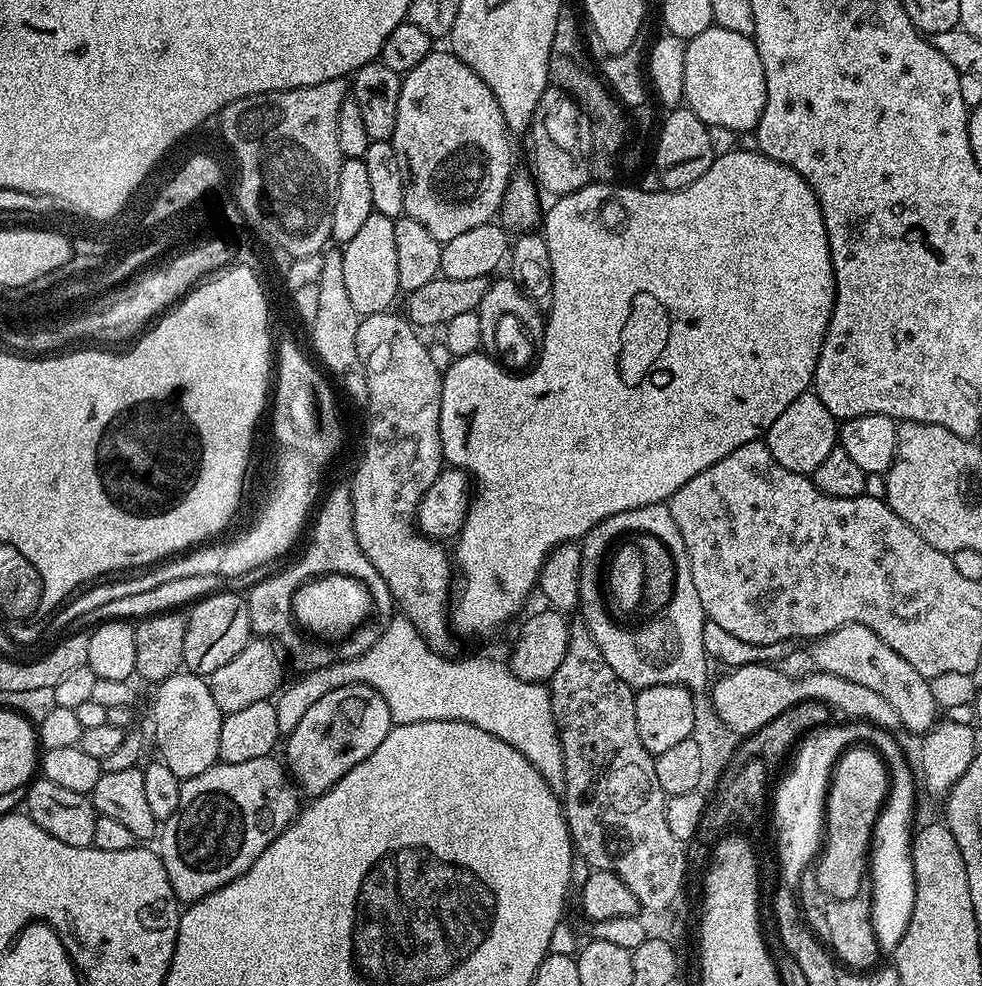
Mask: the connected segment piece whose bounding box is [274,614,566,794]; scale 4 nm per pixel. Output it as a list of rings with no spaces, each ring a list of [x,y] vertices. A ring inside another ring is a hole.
[[[403,614],[393,615],[384,628],[383,634],[378,638],[378,642],[374,642],[374,646],[370,646],[370,650],[366,650],[361,656],[356,657],[354,660],[339,660],[336,664],[315,668],[313,672],[305,672],[299,678],[296,678],[300,680],[294,681],[289,688],[287,685],[274,700],[276,713],[278,714],[278,730],[281,734],[292,732],[294,726],[298,726],[299,720],[306,715],[306,710],[310,710],[310,706],[314,706],[314,702],[318,702],[318,698],[322,698],[322,694],[330,694],[330,690],[338,690],[347,684],[365,684],[373,688],[378,694],[382,694],[383,700],[386,701],[386,707],[390,709],[390,718],[393,725],[409,724],[410,722],[470,722],[474,726],[478,726],[478,730],[486,730],[486,734],[494,734],[494,738],[502,738],[502,742],[507,742],[509,746],[514,746],[514,750],[518,750],[518,754],[522,754],[526,758],[526,762],[530,762],[530,766],[534,766],[534,770],[538,770],[538,774],[542,774],[542,778],[546,778],[550,790],[554,790],[557,794],[563,793],[564,783],[566,782],[566,762],[562,758],[562,742],[558,738],[558,730],[554,722],[551,691],[543,683],[523,681],[522,678],[511,671],[509,665],[503,659],[502,661],[491,660],[488,656],[468,656],[465,660],[446,659],[448,658],[445,655],[433,651],[432,647],[421,638],[414,626],[414,622],[410,622],[410,618],[406,618]]]

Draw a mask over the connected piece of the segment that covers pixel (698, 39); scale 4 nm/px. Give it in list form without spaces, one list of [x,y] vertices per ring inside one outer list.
[[[713,26],[687,41],[687,45],[683,103],[703,124],[726,126],[726,130],[734,130],[738,134],[751,133],[762,118],[762,110],[766,106],[766,74],[762,70],[762,58],[758,58],[755,39],[734,34],[734,30]]]

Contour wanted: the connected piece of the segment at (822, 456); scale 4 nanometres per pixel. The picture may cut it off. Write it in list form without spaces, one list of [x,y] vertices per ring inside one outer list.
[[[809,390],[794,398],[794,402],[790,402],[790,406],[786,406],[786,410],[782,410],[778,418],[774,418],[766,433],[766,443],[770,454],[782,467],[808,476],[814,470],[818,470],[818,466],[822,466],[822,461],[826,459],[826,454],[830,454],[830,450],[838,447],[838,421],[830,414],[830,410],[826,410],[826,406],[822,406],[815,391]]]

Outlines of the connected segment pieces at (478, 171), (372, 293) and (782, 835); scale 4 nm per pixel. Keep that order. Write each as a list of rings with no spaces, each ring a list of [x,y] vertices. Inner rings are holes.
[[[434,50],[426,58],[422,58],[422,62],[418,62],[418,66],[414,66],[414,70],[403,73],[398,94],[398,122],[394,126],[394,134],[390,141],[404,171],[404,211],[406,215],[414,218],[414,222],[419,222],[421,226],[426,226],[426,230],[430,230],[430,234],[434,234],[434,238],[438,238],[441,245],[450,242],[450,238],[464,233],[465,230],[474,230],[474,226],[493,223],[497,219],[508,181],[514,175],[512,144],[508,139],[510,139],[508,123],[506,118],[502,118],[502,106],[498,106],[498,98],[494,98],[490,86],[486,86],[486,82],[482,82],[482,78],[478,78],[478,74],[474,74],[474,70],[470,70],[470,66],[466,66],[466,62],[462,62],[448,50],[444,50],[444,52]]]
[[[373,211],[370,218],[359,228],[358,234],[343,245],[342,275],[346,278],[346,291],[350,293],[350,303],[358,310],[361,318],[387,312],[393,307],[400,287],[398,286],[398,253],[394,247],[394,226],[396,220]]]
[[[829,722],[822,728],[814,728],[807,736],[799,741],[798,747],[795,749],[794,755],[791,757],[792,765],[788,768],[788,773],[780,780],[780,785],[776,788],[776,793],[771,793],[770,804],[772,800],[772,824],[776,827],[776,860],[780,863],[780,879],[779,883],[790,889],[799,889],[800,879],[804,876],[804,871],[813,867],[814,861],[817,859],[818,853],[822,847],[822,837],[824,834],[824,826],[826,823],[826,801],[828,799],[828,786],[832,779],[832,771],[836,768],[836,763],[840,760],[840,755],[849,748],[857,746],[867,746],[873,748],[884,759],[884,766],[888,770],[890,777],[890,787],[888,790],[888,798],[884,801],[884,809],[881,810],[879,818],[876,819],[876,829],[872,832],[872,847],[870,849],[870,887],[872,889],[872,921],[874,922],[874,934],[880,943],[881,953],[895,953],[898,942],[902,942],[902,934],[906,934],[906,926],[910,926],[910,914],[914,910],[914,870],[912,869],[912,838],[914,835],[914,823],[912,824],[912,772],[914,776],[914,768],[908,765],[908,760],[904,757],[904,748],[895,740],[893,733],[887,728],[879,728],[877,724],[869,724],[867,722],[847,722],[844,724],[835,724]]]

